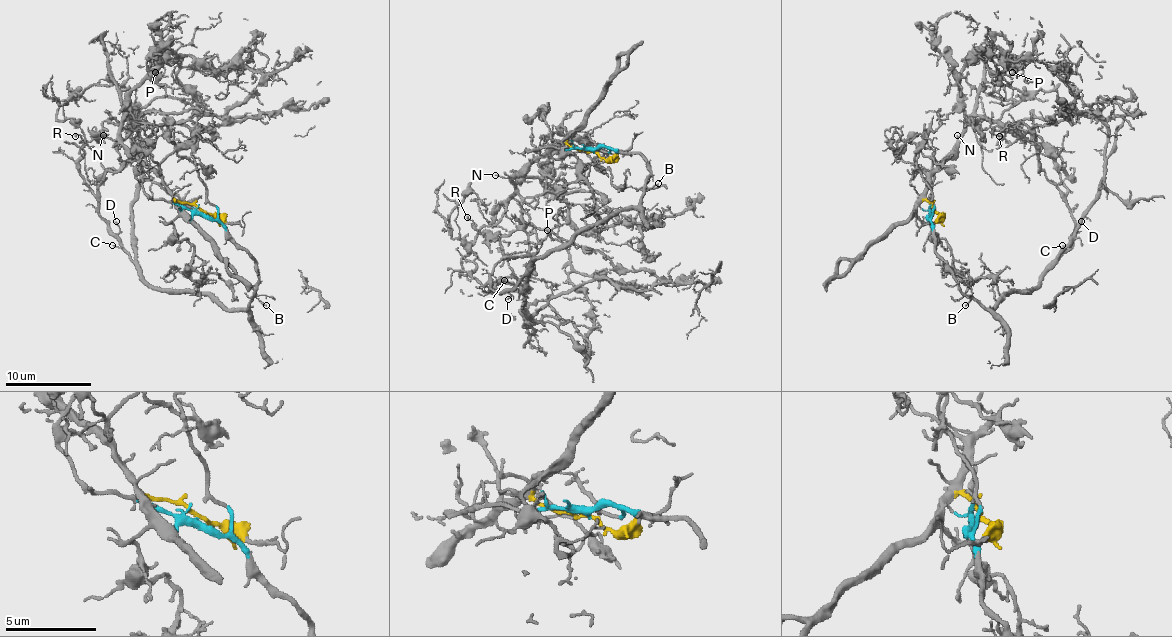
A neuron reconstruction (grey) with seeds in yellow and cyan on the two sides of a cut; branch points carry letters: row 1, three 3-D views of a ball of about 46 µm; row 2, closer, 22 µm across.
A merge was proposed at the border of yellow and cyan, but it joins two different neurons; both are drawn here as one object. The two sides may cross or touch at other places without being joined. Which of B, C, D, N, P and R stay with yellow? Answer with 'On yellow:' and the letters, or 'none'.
On yellow: N, P, R

